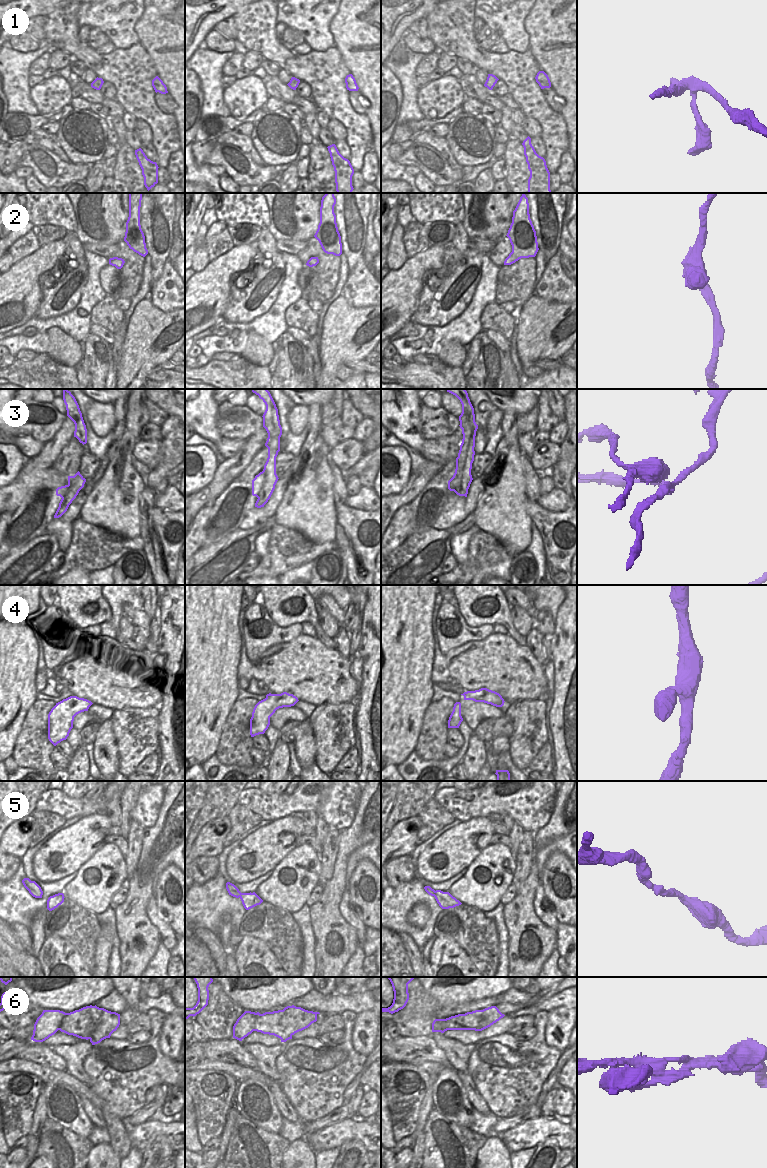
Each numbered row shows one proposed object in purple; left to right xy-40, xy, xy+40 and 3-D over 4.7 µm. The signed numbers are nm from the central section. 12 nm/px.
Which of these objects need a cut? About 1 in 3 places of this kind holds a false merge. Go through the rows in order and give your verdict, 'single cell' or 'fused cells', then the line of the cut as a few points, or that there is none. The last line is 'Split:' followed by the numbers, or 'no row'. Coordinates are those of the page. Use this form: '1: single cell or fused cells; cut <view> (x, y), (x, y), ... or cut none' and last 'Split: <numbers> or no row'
1: single cell; cut none
2: single cell; cut none
3: fused cells; cut xy (269, 422), (271, 424), (271, 433), (279, 437)
4: single cell; cut none
5: single cell; cut none
6: fused cells; cut xy-40 (67, 1013), (58, 1029)
Split: 3, 6

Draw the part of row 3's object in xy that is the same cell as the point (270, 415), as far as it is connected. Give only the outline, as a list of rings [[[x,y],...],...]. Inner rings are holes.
[[[252,389],[252,392],[259,396],[260,399],[266,405],[266,410],[263,414],[263,427],[265,429],[268,428],[268,424],[272,424],[271,433],[273,436],[281,437],[282,435],[282,427],[280,425],[278,409],[276,404],[267,389]]]

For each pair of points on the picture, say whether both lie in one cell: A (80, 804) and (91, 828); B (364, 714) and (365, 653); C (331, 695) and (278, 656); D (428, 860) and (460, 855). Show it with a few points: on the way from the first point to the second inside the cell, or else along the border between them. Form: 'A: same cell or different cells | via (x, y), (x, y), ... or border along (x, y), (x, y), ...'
A: different cells | border along (95, 812), (82, 818)
B: same cell | via (370, 699), (370, 668)
C: same cell | via (318, 682), (303, 667), (291, 667)
D: same cell | via (434, 864), (445, 855), (452, 855)

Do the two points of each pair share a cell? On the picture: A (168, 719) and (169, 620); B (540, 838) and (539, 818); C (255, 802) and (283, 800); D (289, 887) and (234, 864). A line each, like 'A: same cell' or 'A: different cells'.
A: same cell
B: different cells
C: same cell
D: different cells

